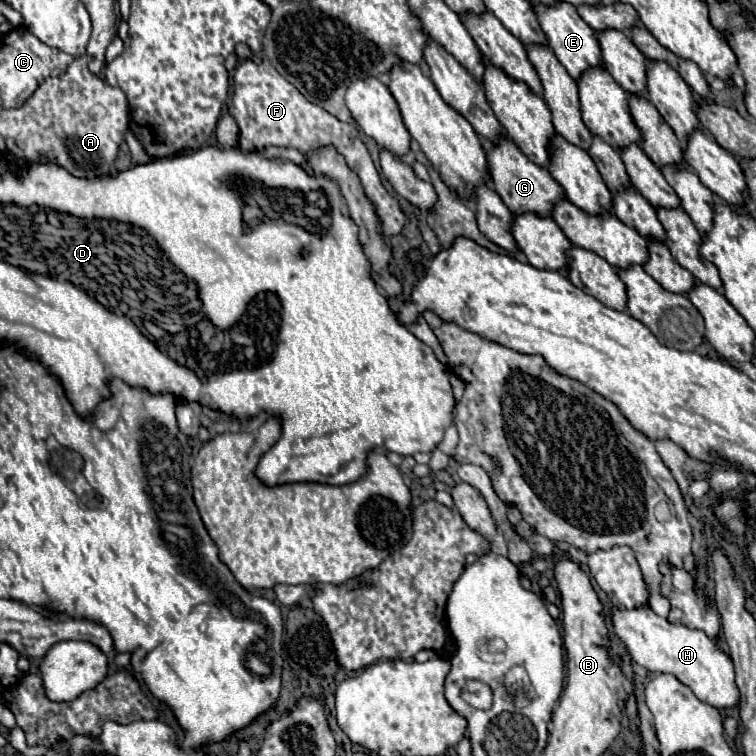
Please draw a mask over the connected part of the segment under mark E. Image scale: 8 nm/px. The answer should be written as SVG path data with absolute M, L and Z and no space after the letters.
M559 2L557 6L535 6L533 10L543 32L549 38L549 48L553 50L557 60L567 68L571 78L579 80L591 68L605 68L601 60L601 46L597 44L597 34L583 22L573 4Z

